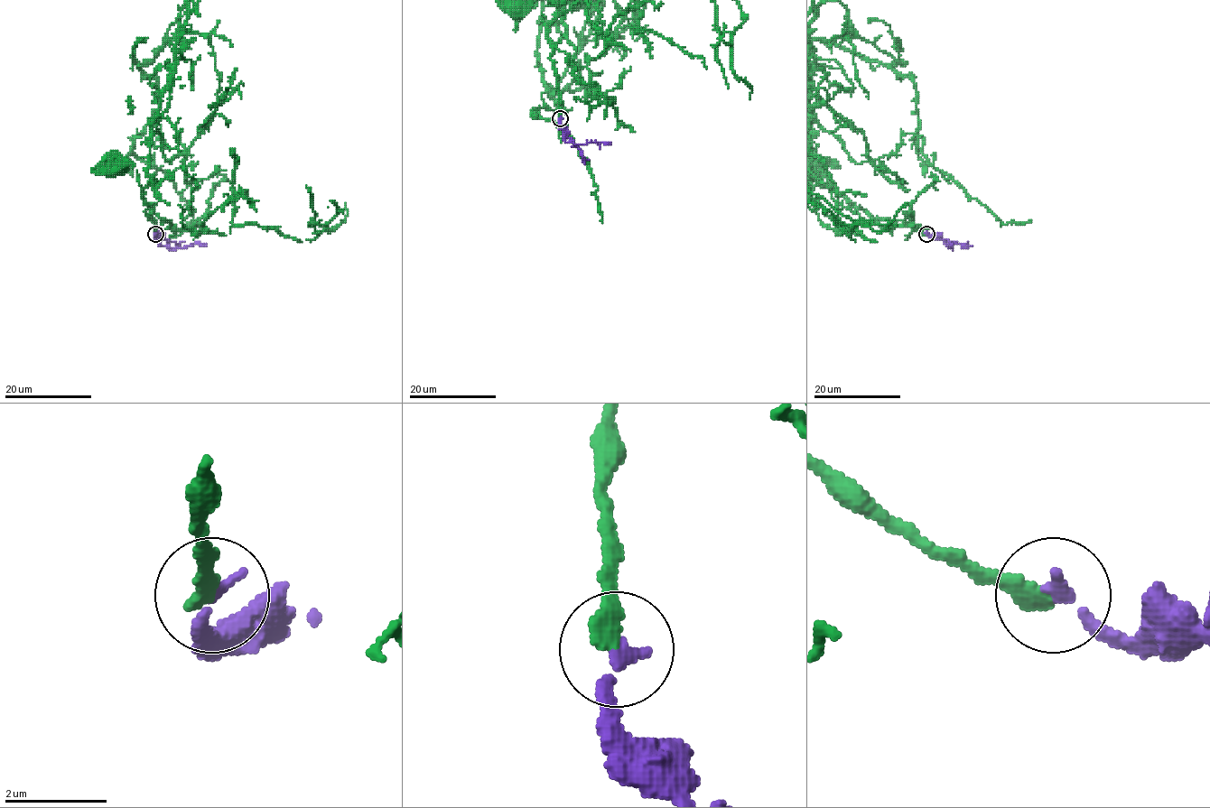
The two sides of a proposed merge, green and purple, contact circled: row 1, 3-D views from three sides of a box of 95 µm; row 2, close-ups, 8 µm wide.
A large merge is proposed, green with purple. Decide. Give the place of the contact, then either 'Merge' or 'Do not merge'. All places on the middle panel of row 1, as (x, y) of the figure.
Place: (560, 118). Merge

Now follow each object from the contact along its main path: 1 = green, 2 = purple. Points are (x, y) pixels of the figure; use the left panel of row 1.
1: (155, 234), (143, 189), (195, 157), (195, 134), (179, 119), (150, 132), (134, 153), (151, 172), (112, 162)
2: (155, 234), (163, 246), (181, 248), (196, 243), (206, 246)

